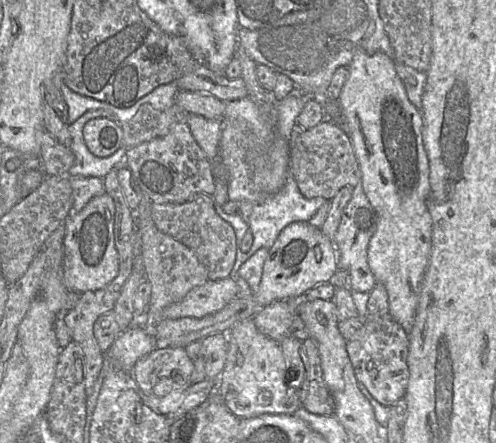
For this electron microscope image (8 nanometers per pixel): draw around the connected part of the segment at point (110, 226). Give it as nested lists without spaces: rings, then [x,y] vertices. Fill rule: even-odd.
[[[106,192],[66,218],[62,279],[68,291],[83,294],[101,289],[115,279],[119,271],[119,255],[114,240],[114,222],[114,201]]]

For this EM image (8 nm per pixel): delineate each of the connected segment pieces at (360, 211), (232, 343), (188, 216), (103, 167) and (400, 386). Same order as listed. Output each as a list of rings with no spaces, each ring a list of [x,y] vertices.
[[[362,182],[352,193],[352,197],[342,213],[341,222],[334,237],[337,251],[338,268],[348,272],[349,289],[361,293],[371,293],[376,286],[376,279],[368,263],[368,247],[377,228],[377,214],[368,200]]]
[[[252,318],[238,322],[227,336],[229,349],[218,379],[221,402],[238,419],[262,414],[293,415],[301,402],[298,388],[286,381],[286,362],[280,343],[262,334]]]
[[[195,194],[188,201],[152,205],[152,219],[158,230],[188,247],[205,267],[209,280],[230,278],[236,260],[236,236],[233,228],[216,212],[212,196]]]
[[[102,109],[88,111],[71,123],[68,126],[71,136],[69,148],[75,156],[75,161],[68,170],[68,177],[81,176],[103,179],[112,169],[123,164],[126,156],[126,149],[123,146],[107,158],[97,157],[89,151],[84,141],[83,128],[89,120],[99,117],[110,119],[121,127],[121,122],[116,115]]]
[[[389,313],[368,315],[363,321],[357,333],[346,341],[347,353],[358,383],[365,387],[375,401],[391,410],[406,394],[409,378],[408,334]]]

